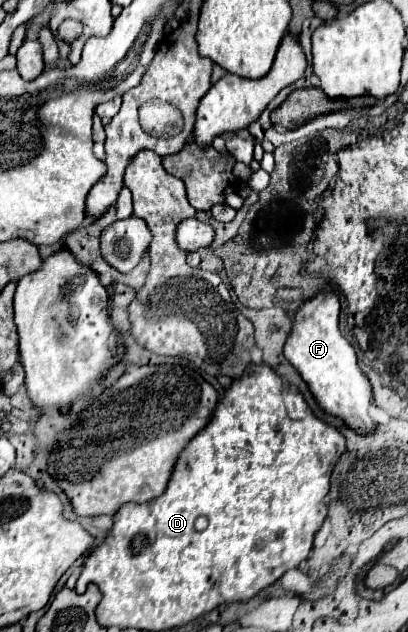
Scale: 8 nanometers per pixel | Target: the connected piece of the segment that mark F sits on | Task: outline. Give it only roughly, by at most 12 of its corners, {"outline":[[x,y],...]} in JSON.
{"outline":[[331,289],[303,301],[285,357],[317,403],[363,433],[371,385]]}

